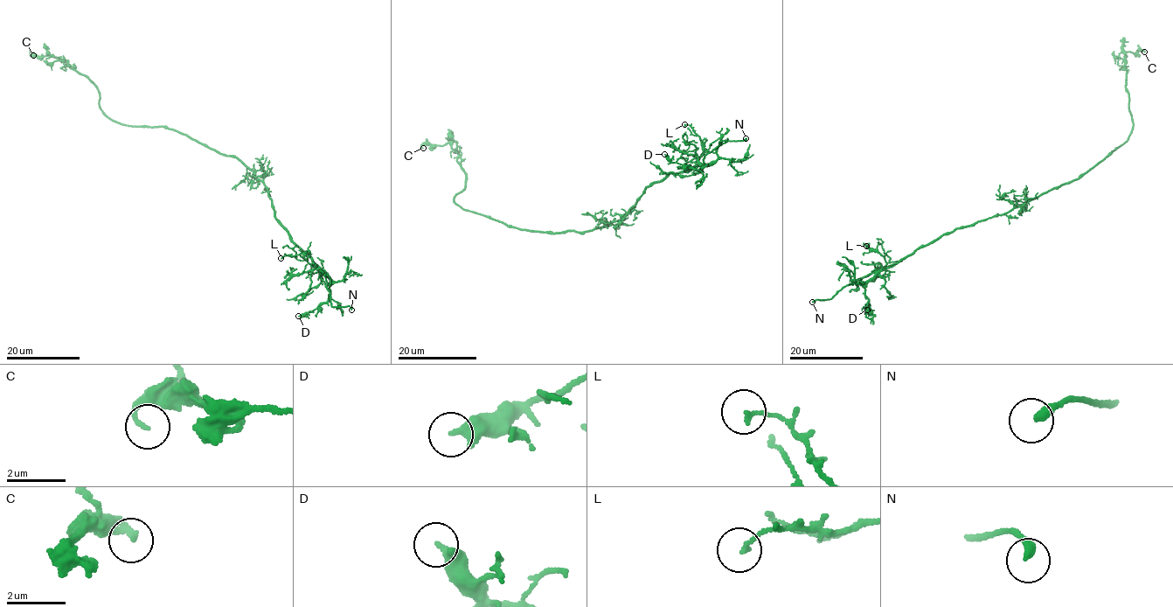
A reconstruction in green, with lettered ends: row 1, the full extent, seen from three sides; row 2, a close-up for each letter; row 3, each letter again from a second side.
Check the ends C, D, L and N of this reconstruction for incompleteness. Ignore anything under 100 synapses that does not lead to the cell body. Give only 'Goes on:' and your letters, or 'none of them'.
Goes on: N

